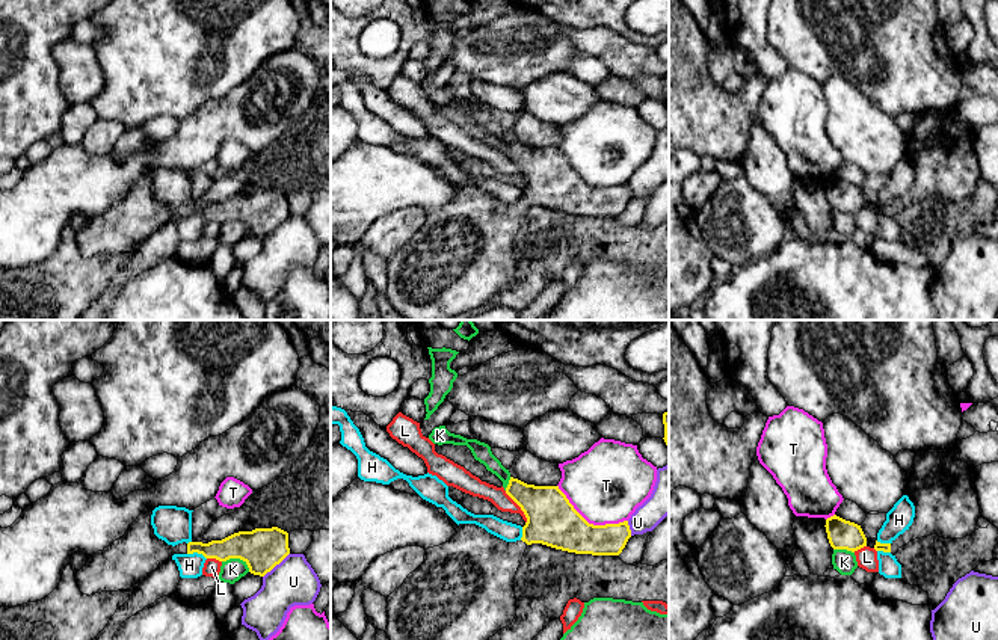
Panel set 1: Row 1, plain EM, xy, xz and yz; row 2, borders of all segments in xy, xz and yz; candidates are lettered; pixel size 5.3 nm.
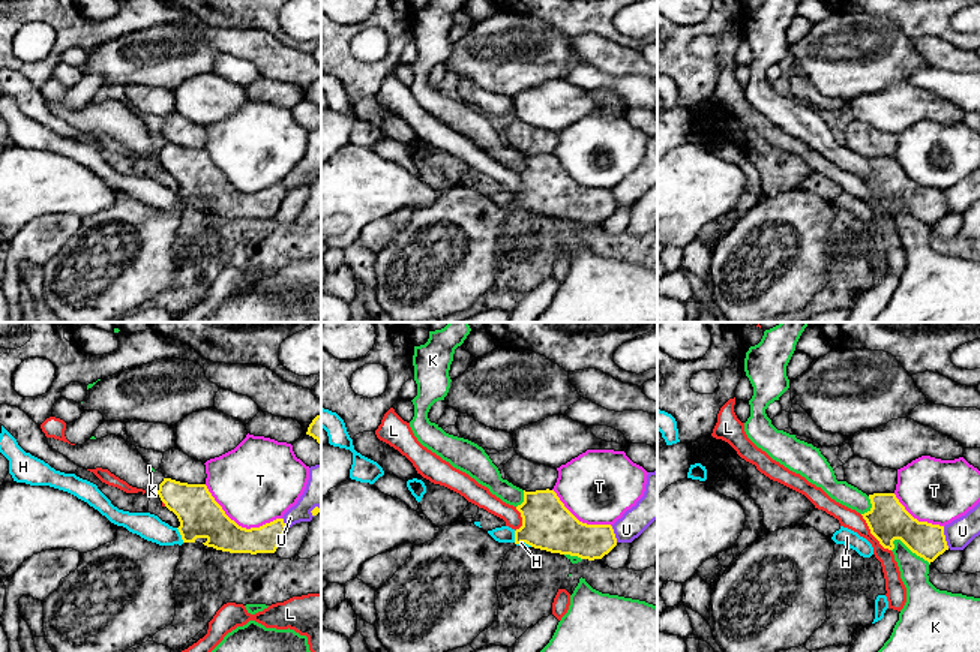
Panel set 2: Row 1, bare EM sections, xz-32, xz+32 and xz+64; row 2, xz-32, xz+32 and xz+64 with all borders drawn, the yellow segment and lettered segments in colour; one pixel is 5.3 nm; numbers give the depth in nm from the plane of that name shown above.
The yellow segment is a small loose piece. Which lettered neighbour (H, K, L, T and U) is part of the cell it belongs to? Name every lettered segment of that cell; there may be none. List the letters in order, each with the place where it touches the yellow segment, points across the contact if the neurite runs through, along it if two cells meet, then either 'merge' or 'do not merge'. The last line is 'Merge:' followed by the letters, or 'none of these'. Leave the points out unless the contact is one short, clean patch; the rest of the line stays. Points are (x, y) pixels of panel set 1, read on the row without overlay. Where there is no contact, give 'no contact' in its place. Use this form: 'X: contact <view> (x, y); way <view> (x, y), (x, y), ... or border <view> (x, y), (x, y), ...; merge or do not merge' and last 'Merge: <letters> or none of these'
H: contact xy (197, 213); border xy (187, 215), (200, 215), (206, 221); do not merge
K: contact xy (237, 219); do not merge
L: contact xz (520, 168); border xz (505, 153), (520, 169), (526, 184); do not merge
T: contact xz (588, 184); do not merge
U: contact xy (275, 227); do not merge
Merge: none of these

